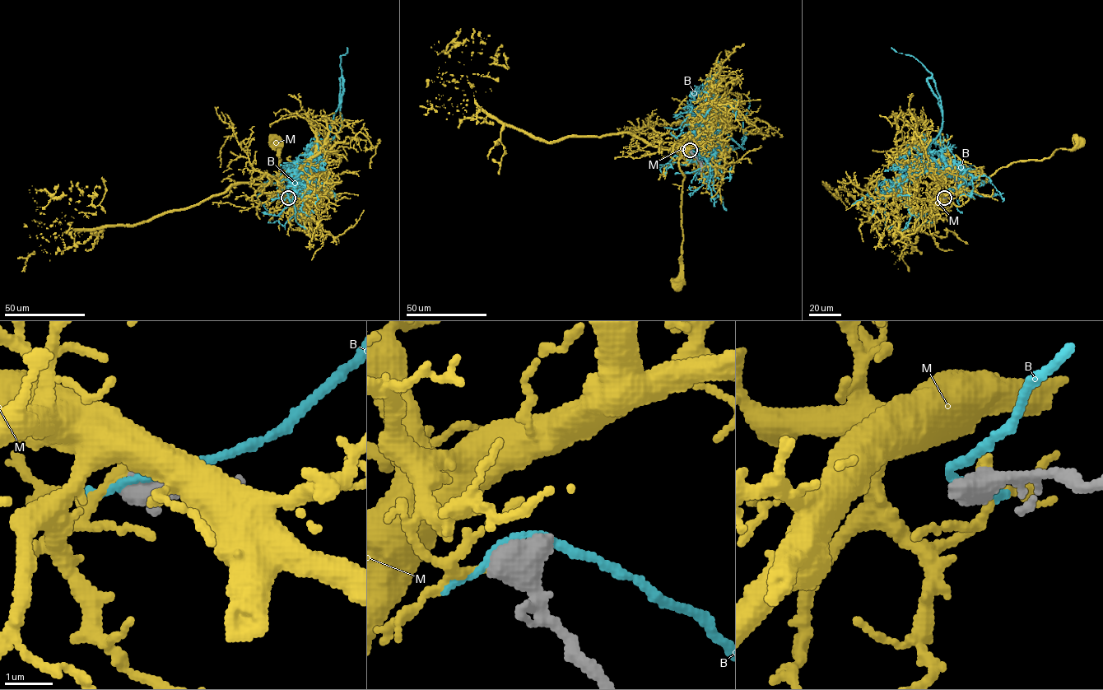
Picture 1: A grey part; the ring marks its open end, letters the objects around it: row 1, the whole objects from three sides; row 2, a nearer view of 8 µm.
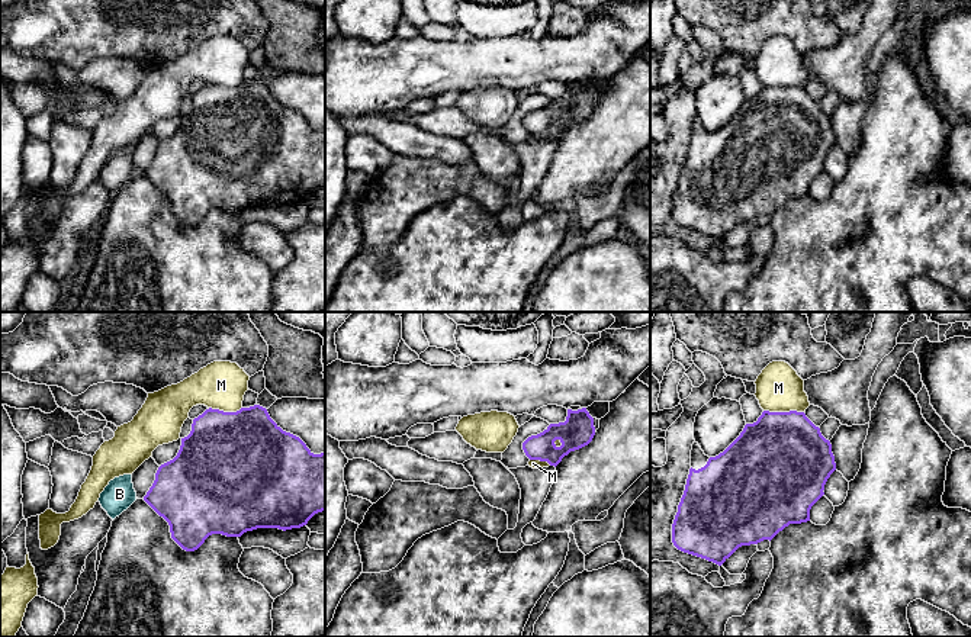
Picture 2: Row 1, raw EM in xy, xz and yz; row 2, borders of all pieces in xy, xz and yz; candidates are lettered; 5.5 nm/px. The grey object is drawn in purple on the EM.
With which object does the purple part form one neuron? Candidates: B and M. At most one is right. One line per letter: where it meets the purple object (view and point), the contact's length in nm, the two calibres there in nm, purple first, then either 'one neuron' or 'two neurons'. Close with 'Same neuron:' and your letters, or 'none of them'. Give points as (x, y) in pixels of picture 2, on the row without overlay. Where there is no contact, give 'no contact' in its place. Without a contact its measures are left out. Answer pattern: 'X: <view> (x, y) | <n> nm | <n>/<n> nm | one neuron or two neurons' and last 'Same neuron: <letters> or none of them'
B: no contact | two neurons
M: yz (784, 87) | 220 nm | 500/260 nm | two neurons
Same neuron: none of them

